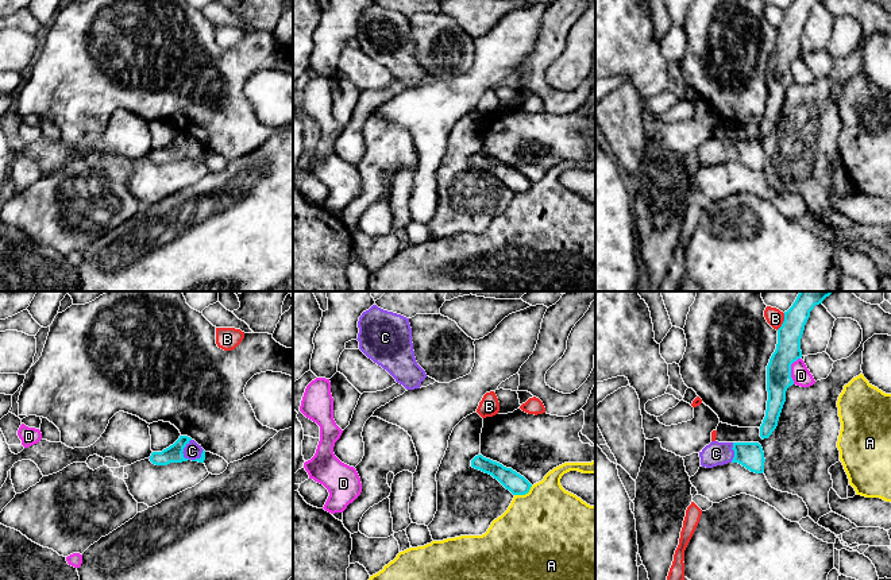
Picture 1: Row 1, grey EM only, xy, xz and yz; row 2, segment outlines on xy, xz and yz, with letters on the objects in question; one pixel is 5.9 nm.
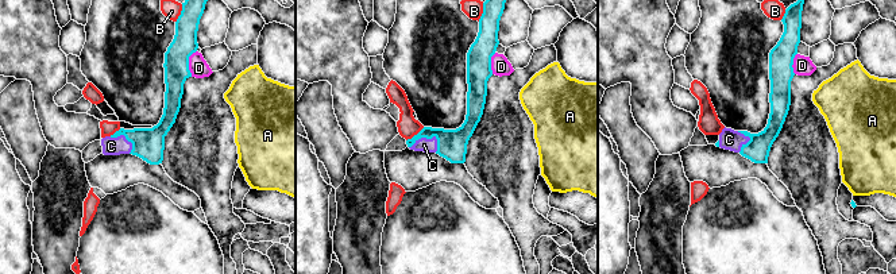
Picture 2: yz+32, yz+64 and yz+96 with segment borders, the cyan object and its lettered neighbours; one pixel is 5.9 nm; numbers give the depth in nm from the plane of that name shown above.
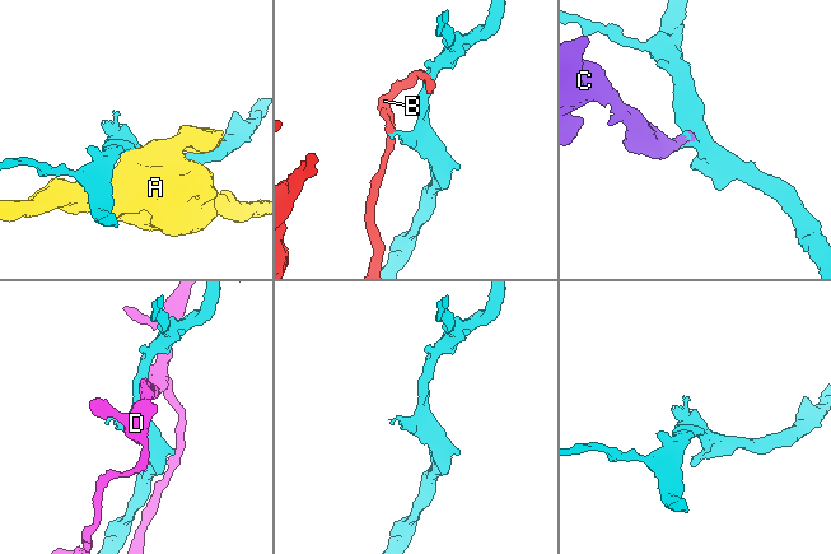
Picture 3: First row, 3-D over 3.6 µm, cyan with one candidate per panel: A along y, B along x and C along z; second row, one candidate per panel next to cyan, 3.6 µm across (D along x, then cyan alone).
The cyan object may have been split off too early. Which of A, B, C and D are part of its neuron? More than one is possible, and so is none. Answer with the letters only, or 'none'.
C

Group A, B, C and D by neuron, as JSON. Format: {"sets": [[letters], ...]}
{"sets": [["A"], ["B"], ["C"], ["D"]]}

